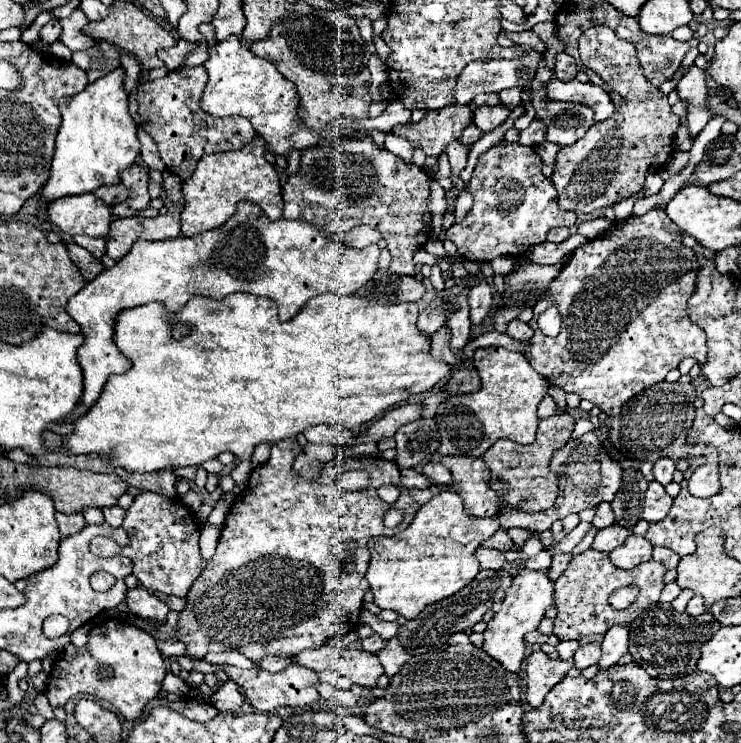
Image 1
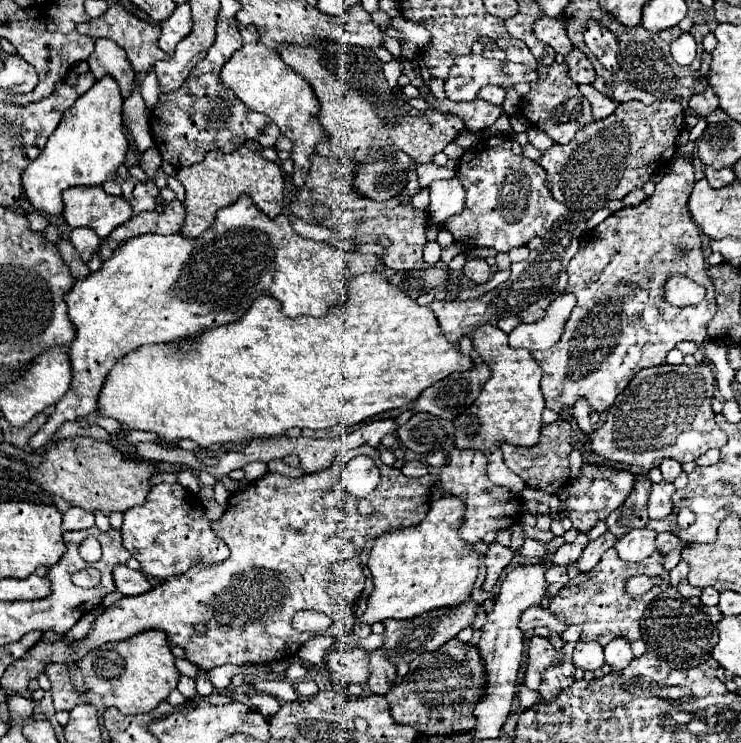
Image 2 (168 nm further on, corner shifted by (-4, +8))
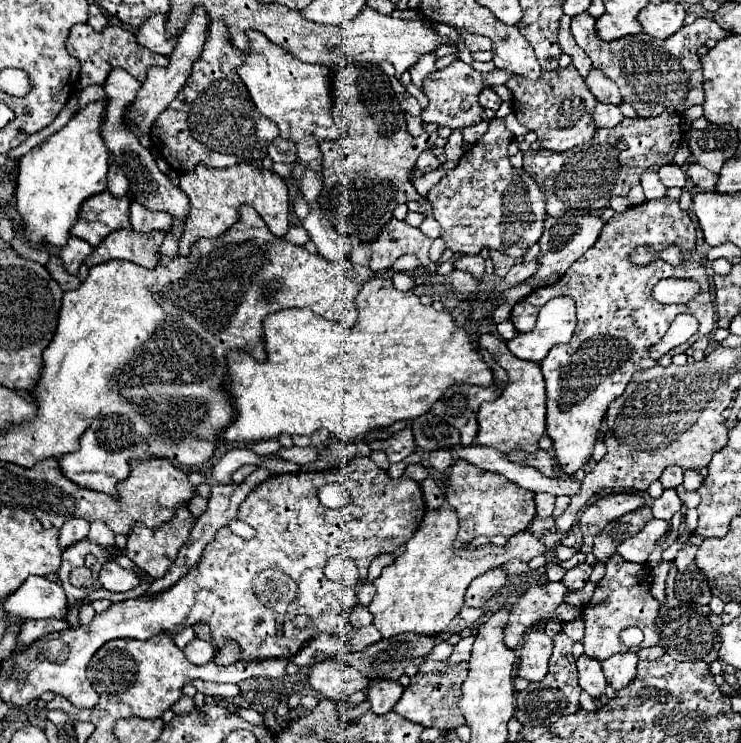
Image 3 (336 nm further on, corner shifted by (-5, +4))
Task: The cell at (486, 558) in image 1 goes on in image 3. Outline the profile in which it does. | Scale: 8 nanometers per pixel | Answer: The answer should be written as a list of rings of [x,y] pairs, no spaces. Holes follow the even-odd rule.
[[[494,568],[486,572],[484,576],[478,576],[470,582],[470,588],[466,590],[466,606],[472,608],[484,608],[484,604],[504,586],[506,574],[502,568]]]

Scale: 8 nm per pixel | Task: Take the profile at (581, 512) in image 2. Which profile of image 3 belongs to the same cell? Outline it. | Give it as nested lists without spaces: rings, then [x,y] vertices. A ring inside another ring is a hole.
[[[622,492],[622,494],[608,494],[604,498],[600,498],[596,504],[588,506],[582,516],[580,516],[580,530],[584,536],[584,544],[582,544],[582,552],[588,554],[592,552],[592,540],[598,532],[604,530],[606,524],[610,524],[612,520],[634,512],[634,508],[644,506],[644,498],[636,492]]]

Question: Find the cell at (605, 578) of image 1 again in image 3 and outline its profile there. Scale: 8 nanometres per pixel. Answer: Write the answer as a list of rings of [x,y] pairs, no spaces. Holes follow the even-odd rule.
[[[614,554],[606,562],[606,576],[596,584],[596,592],[592,600],[584,606],[584,624],[586,624],[586,636],[582,638],[584,654],[590,658],[606,660],[618,652],[638,652],[642,648],[658,646],[660,636],[656,630],[656,618],[660,610],[660,602],[652,598],[650,594],[650,582],[644,566],[624,562],[622,556]],[[628,626],[638,626],[644,632],[644,642],[640,646],[628,648],[620,642],[620,632]]]

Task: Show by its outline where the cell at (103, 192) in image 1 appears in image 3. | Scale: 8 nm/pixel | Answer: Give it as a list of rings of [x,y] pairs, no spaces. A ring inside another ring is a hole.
[[[112,164],[108,168],[108,192],[112,196],[118,196],[120,198],[120,196],[126,194],[126,190],[128,190],[128,180],[126,180],[124,172],[116,164]]]

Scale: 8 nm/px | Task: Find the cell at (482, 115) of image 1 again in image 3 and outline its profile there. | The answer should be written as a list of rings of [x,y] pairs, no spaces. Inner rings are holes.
[[[482,120],[482,122],[478,122],[478,124],[470,126],[470,128],[464,128],[464,130],[462,130],[464,142],[466,142],[466,144],[476,144],[476,142],[486,134],[486,130],[488,130],[488,120]]]

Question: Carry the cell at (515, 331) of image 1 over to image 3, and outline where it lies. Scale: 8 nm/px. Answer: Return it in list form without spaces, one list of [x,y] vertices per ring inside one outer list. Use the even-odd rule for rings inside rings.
[[[568,296],[552,298],[546,306],[542,306],[536,328],[528,334],[518,334],[514,340],[508,342],[508,348],[520,360],[542,362],[554,344],[570,342],[574,328],[576,328],[574,300]]]

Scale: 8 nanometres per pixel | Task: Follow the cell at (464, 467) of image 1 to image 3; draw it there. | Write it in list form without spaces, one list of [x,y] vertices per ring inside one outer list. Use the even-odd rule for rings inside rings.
[[[458,460],[446,472],[450,486],[446,488],[446,500],[456,510],[460,530],[458,540],[470,542],[476,536],[496,536],[502,534],[506,538],[524,532],[532,518],[536,516],[536,502],[530,490],[520,488],[518,484],[506,480],[506,476],[498,476],[496,472],[486,472],[478,466],[472,466],[464,460]]]

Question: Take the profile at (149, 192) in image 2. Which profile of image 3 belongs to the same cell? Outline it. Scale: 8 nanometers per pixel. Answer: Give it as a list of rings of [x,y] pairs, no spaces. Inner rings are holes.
[[[132,202],[132,206],[130,206],[130,224],[132,224],[132,230],[136,230],[136,232],[162,230],[168,234],[174,230],[174,222],[172,222],[170,214],[152,212],[138,202]]]

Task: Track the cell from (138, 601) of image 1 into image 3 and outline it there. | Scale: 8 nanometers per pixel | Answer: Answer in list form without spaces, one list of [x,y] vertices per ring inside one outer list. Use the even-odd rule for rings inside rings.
[[[110,560],[102,566],[98,580],[100,580],[102,588],[106,588],[110,592],[128,592],[130,588],[136,588],[140,584],[140,578],[134,570],[120,568],[114,560]]]

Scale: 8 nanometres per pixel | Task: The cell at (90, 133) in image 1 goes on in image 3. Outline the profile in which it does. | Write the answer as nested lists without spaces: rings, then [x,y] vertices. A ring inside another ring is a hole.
[[[92,102],[70,122],[34,146],[20,158],[20,174],[16,184],[16,210],[22,218],[20,232],[32,244],[66,246],[70,228],[78,220],[80,206],[86,198],[106,190],[108,148],[102,140],[100,126],[104,122],[106,104]]]

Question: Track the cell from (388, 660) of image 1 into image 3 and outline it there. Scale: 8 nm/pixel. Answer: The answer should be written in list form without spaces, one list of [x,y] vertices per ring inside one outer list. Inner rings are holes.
[[[374,680],[368,686],[368,702],[372,704],[372,712],[382,716],[394,708],[394,704],[400,700],[404,692],[404,686],[400,682],[392,680]]]

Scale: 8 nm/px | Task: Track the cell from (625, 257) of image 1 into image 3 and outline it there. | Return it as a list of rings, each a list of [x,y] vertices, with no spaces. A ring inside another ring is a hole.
[[[662,198],[648,200],[638,206],[614,214],[598,242],[582,254],[568,272],[554,284],[546,288],[536,288],[526,300],[512,308],[512,324],[518,332],[528,332],[534,328],[540,308],[556,296],[570,296],[576,302],[578,324],[574,336],[568,344],[558,344],[540,362],[546,380],[548,394],[548,414],[546,414],[546,436],[552,440],[554,458],[564,474],[574,476],[590,458],[594,444],[598,440],[600,424],[612,400],[616,400],[636,370],[646,370],[656,364],[670,366],[672,356],[682,354],[694,344],[696,338],[706,336],[714,330],[714,306],[708,290],[708,268],[696,254],[696,228],[688,212],[680,210],[678,200]],[[638,246],[650,246],[662,252],[668,246],[678,246],[682,250],[682,264],[672,266],[662,258],[656,258],[650,266],[634,266],[630,262],[630,252]],[[662,278],[686,278],[700,284],[700,294],[686,304],[660,304],[652,296],[654,284]],[[678,314],[694,316],[700,326],[698,332],[686,342],[672,348],[660,360],[652,360],[648,348],[660,342],[670,324]]]

